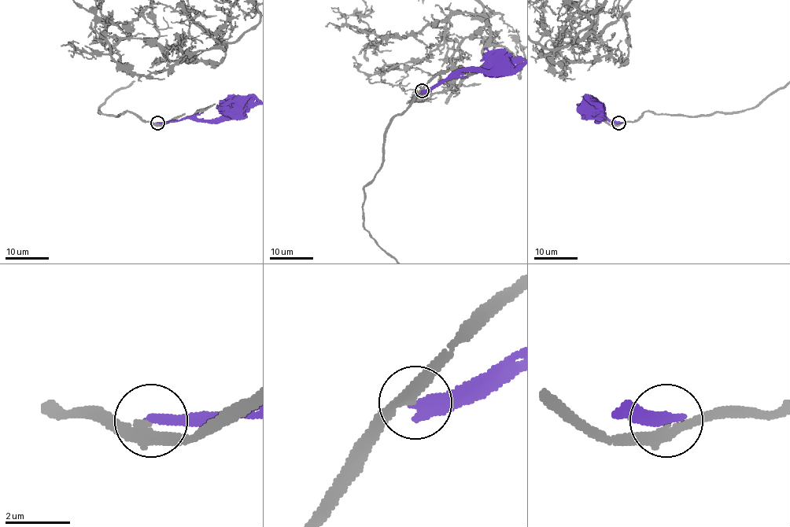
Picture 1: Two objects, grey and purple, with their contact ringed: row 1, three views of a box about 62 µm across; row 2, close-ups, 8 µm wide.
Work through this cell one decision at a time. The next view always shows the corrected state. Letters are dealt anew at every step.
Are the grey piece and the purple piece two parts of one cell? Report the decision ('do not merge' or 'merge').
do not merge

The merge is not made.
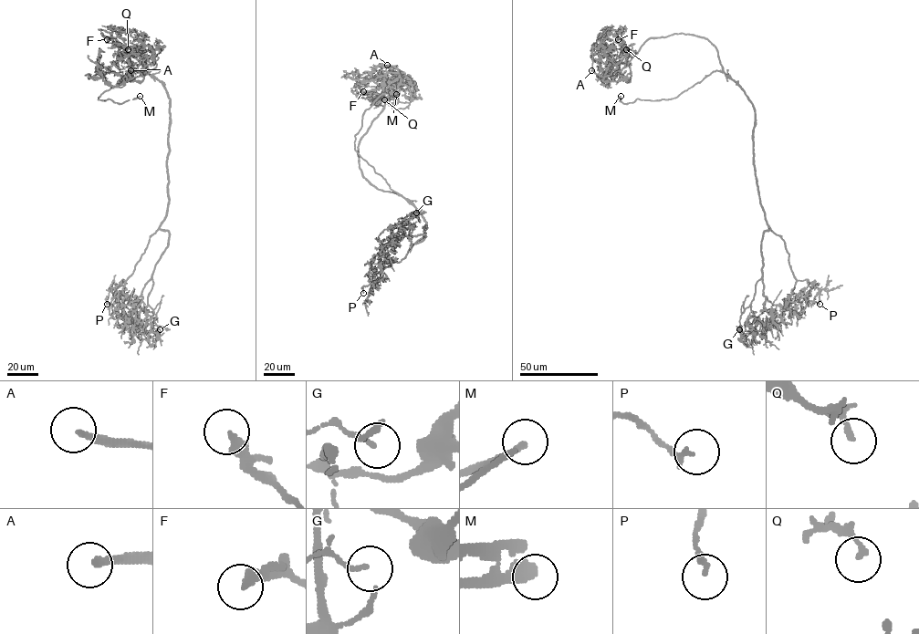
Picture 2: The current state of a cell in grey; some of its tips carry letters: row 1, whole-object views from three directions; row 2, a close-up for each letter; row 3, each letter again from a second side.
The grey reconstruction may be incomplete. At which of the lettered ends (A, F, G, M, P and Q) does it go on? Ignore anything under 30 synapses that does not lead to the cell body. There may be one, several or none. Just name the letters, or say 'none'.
A, M

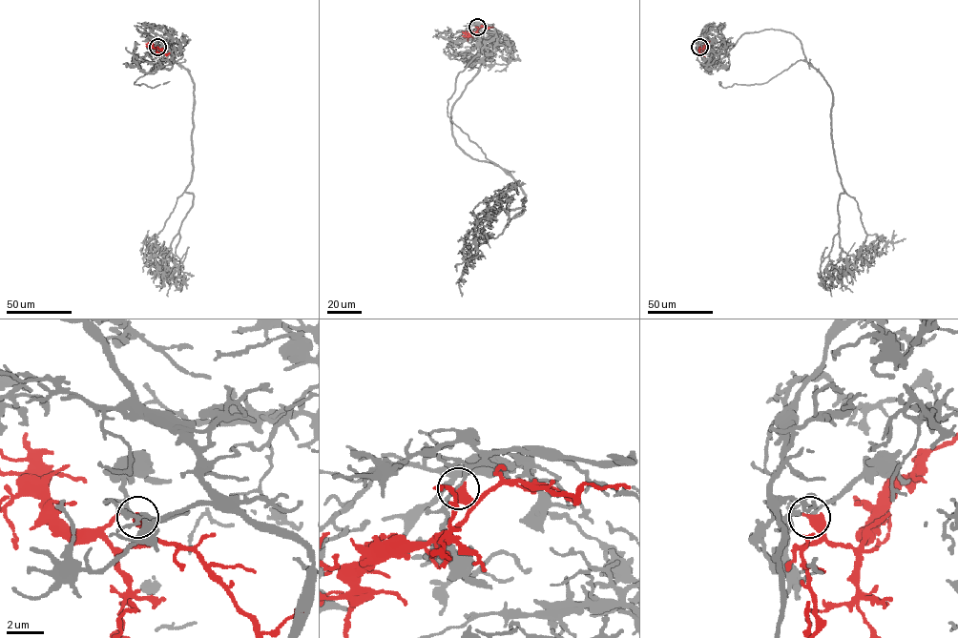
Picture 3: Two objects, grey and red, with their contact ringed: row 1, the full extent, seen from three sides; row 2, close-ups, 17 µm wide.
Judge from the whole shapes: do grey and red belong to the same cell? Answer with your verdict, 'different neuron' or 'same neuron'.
same neuron

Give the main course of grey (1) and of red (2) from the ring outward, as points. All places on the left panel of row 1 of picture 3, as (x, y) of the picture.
1: (157, 47), (172, 65), (137, 29), (194, 84), (193, 200), (176, 252), (183, 277), (168, 297)
2: (157, 47), (156, 49), (146, 44)

